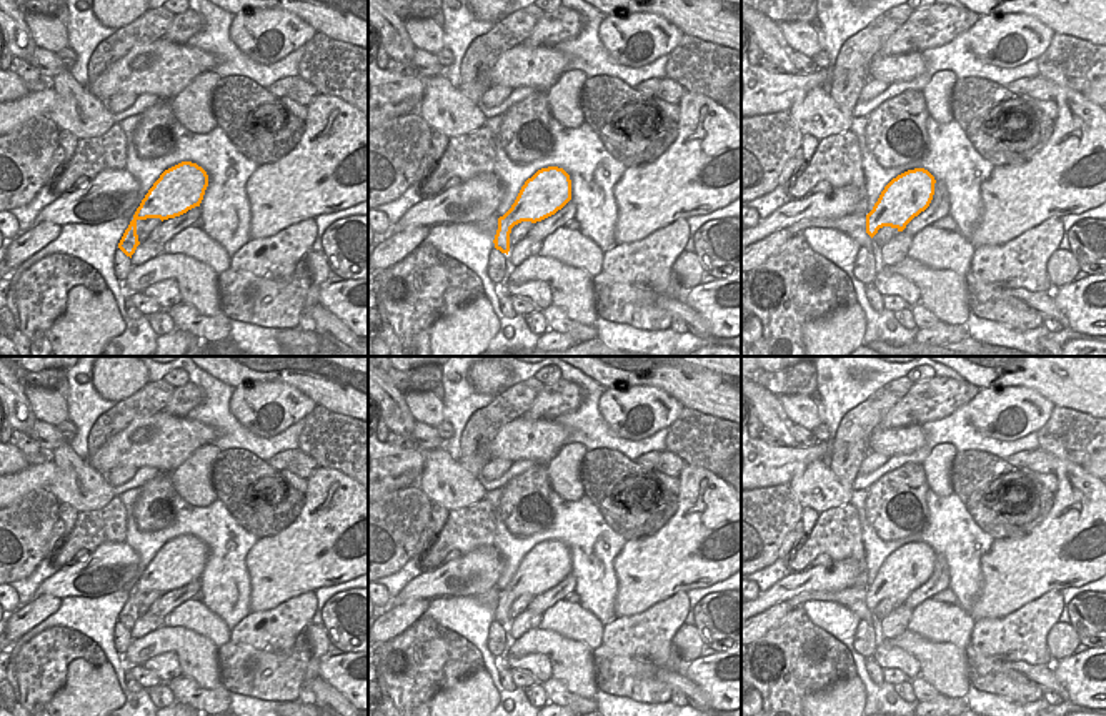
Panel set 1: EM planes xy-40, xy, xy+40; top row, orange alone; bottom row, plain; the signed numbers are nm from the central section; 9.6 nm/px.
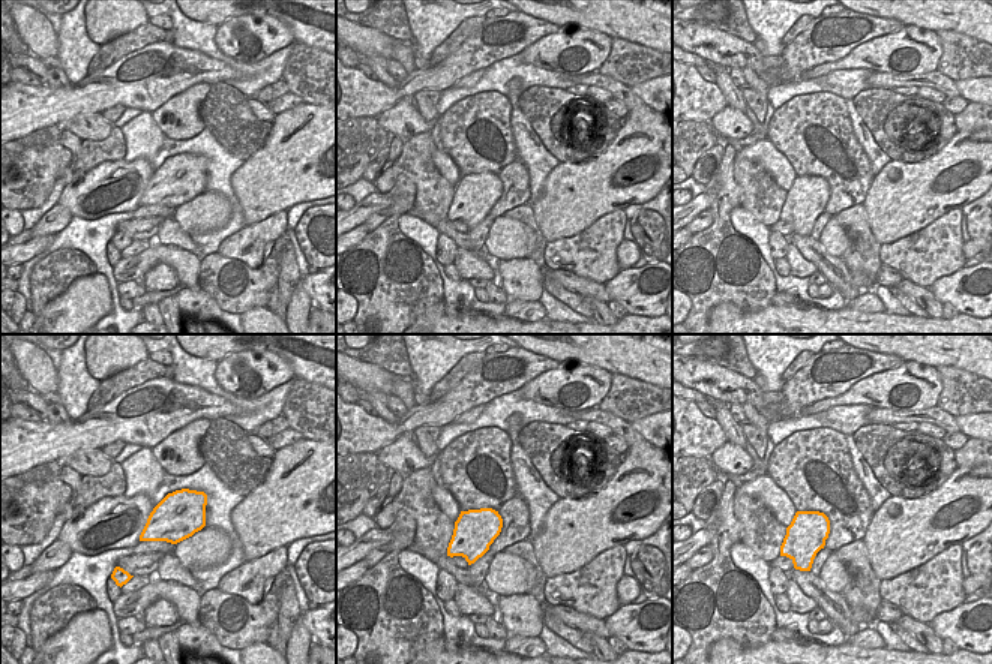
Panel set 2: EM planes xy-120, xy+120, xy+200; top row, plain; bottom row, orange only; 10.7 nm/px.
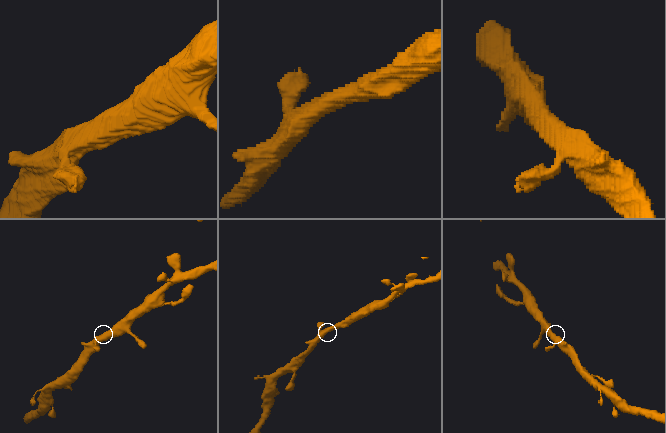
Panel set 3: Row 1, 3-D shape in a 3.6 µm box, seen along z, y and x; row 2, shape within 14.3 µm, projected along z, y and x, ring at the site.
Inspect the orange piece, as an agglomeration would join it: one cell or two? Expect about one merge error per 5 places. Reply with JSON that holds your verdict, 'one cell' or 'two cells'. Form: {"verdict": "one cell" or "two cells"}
{"verdict": "one cell"}

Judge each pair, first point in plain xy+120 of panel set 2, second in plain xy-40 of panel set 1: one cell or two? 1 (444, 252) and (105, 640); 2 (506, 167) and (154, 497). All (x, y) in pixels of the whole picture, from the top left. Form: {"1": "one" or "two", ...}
{"1": "two", "2": "one"}

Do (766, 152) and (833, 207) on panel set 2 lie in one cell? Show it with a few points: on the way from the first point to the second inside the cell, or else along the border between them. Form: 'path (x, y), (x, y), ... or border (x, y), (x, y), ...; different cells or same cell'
border (775, 146), (797, 174); different cells

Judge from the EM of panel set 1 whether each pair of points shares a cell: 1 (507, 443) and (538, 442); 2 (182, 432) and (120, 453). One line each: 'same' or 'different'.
1: same
2: same

